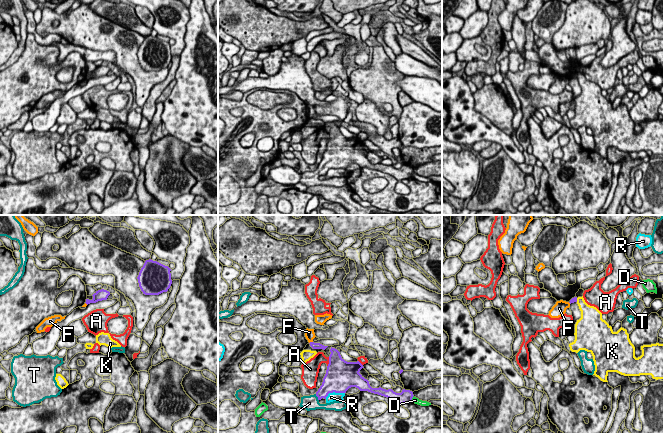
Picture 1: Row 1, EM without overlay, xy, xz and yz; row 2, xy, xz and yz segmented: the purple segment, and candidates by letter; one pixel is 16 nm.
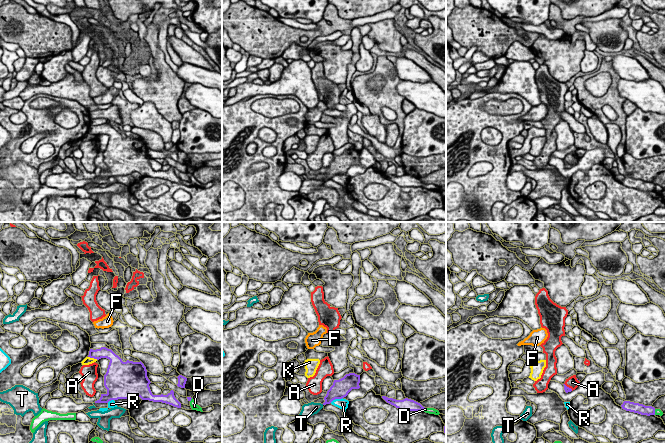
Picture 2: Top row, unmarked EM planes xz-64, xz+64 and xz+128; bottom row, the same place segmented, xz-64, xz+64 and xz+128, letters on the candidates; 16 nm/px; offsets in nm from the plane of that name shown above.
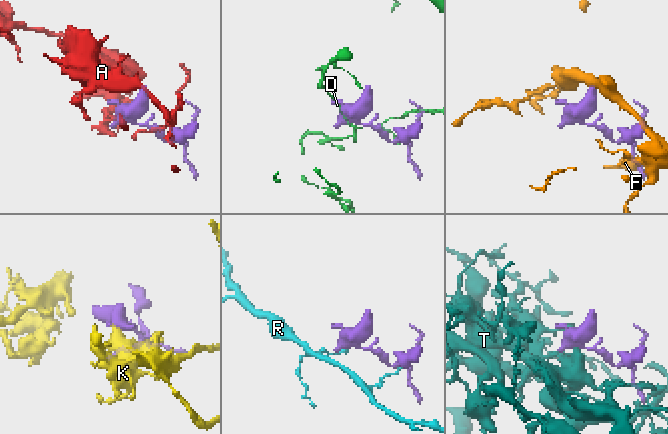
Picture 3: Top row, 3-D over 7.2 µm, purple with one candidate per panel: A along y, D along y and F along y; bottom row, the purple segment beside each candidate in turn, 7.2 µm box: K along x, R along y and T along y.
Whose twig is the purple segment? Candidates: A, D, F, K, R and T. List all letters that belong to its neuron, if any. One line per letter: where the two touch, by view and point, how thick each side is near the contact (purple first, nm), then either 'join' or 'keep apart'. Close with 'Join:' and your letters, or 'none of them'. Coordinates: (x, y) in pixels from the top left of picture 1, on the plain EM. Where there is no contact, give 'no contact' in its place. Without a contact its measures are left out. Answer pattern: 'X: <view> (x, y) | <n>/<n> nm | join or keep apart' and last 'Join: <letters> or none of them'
A: xz (329, 138) | 440/200 nm | keep apart
D: xz (411, 175) | 200/100 nm | keep apart
F: xz (310, 118) | 100/160 nm | keep apart
K: yz (576, 76) | 70/220 nm | keep apart
R: xz (334, 167) | 460/140 nm | keep apart
T: xz (317, 172) | 220/240 nm | join
Join: T

